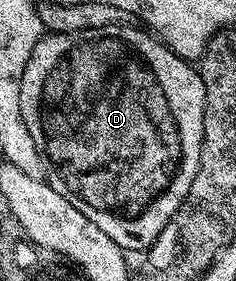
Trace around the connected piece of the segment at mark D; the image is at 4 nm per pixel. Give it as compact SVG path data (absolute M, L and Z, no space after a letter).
M113 25L112 27L96 27L88 31L72 31L71 33L47 32L36 43L28 63L24 67L24 75L20 79L20 115L24 115L24 123L28 127L28 135L38 144L40 159L44 163L45 181L52 187L52 191L60 191L72 207L76 207L112 243L116 243L124 251L139 249L145 251L150 248L152 242L158 238L160 231L176 215L180 203L188 195L188 187L192 187L192 179L196 179L198 160L202 150L202 132L204 131L204 103L206 92L202 82L202 74L191 62L185 61L180 55L176 55L170 46L165 45L153 32L132 25Z

